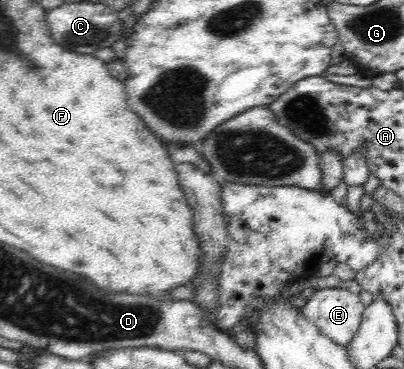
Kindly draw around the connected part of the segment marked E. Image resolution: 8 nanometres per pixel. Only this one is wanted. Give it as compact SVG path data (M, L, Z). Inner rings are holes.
M337 287L315 290L301 310L330 341L343 347L351 343L365 312L359 293Z

